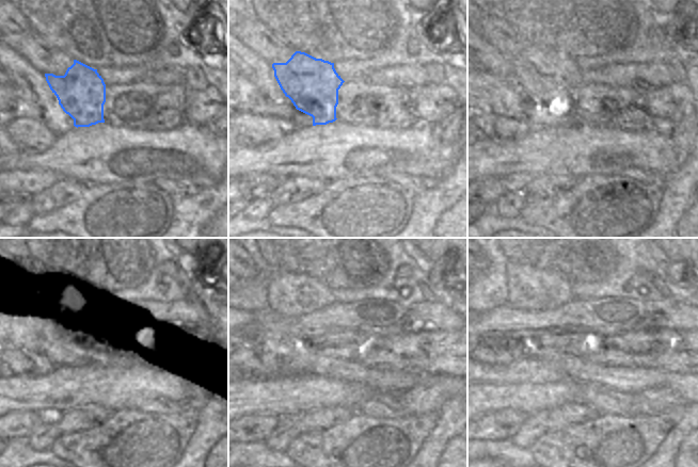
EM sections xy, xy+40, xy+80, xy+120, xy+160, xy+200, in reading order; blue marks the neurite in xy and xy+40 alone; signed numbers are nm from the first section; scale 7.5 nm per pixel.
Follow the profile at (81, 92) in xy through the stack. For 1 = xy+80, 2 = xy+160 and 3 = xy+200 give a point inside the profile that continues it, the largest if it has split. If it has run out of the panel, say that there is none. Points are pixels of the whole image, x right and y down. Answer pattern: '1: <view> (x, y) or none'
1: xy+80 (545, 79)
2: xy+160 (289, 294)
3: xy+200 (528, 288)

